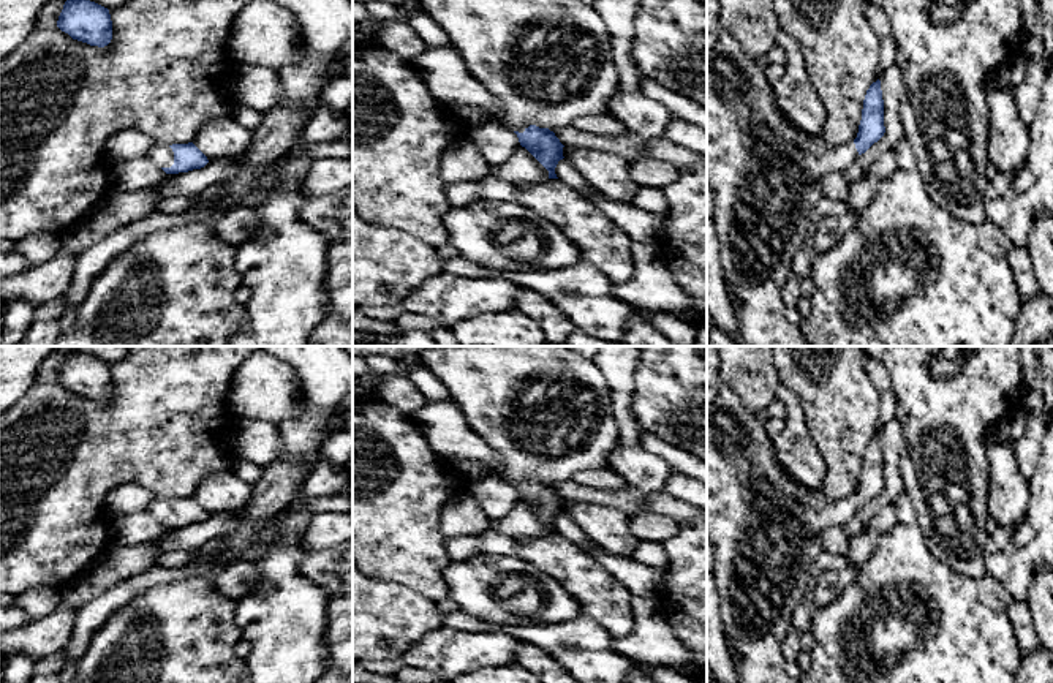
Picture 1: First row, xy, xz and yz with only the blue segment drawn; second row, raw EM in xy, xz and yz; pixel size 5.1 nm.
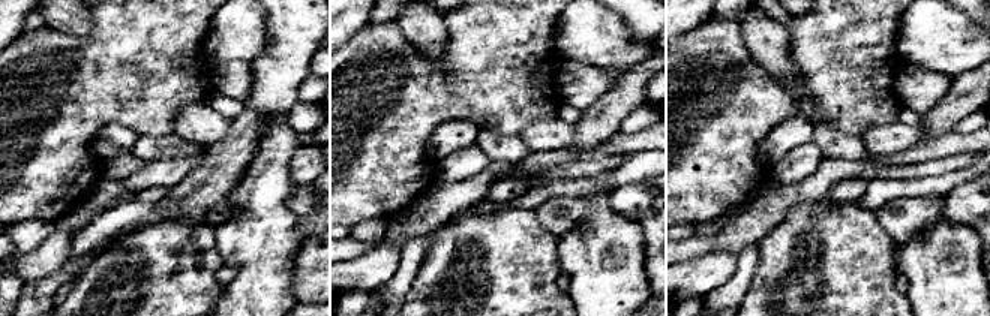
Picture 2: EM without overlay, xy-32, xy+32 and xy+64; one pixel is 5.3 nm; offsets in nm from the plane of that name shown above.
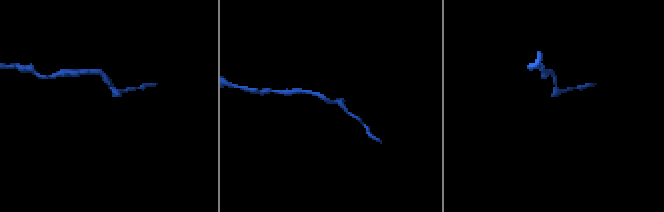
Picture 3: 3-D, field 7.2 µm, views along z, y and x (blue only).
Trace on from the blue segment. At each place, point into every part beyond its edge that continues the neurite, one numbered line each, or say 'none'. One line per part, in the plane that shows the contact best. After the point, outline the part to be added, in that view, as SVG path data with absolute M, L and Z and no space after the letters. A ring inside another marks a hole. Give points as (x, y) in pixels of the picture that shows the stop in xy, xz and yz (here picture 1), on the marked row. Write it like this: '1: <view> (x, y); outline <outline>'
1: xz (547, 62); outline M421 0L422 9L446 32L451 47L465 62L468 71L495 96L503 112L501 123L512 131L523 133L530 125L539 128L563 128L582 115L601 115L607 112L607 104L618 92L618 71L612 52L612 35L601 14L580 0Z

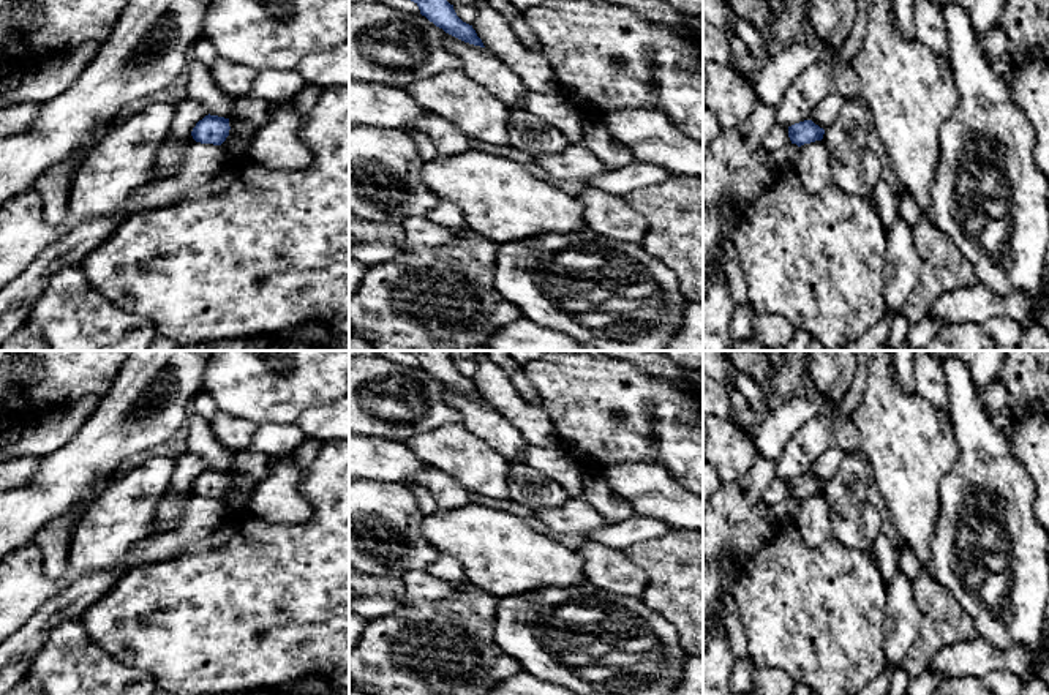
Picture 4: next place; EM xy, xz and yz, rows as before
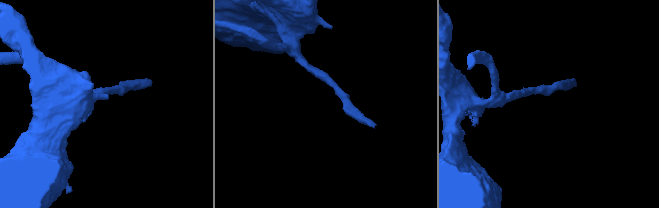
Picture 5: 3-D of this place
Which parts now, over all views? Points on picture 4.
none

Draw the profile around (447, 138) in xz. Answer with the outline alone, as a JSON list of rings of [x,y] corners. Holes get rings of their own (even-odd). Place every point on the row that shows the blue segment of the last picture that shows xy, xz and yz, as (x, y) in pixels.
[[[434,114],[419,117],[408,128],[427,134],[439,156],[452,156],[469,150],[469,137],[457,125]]]

